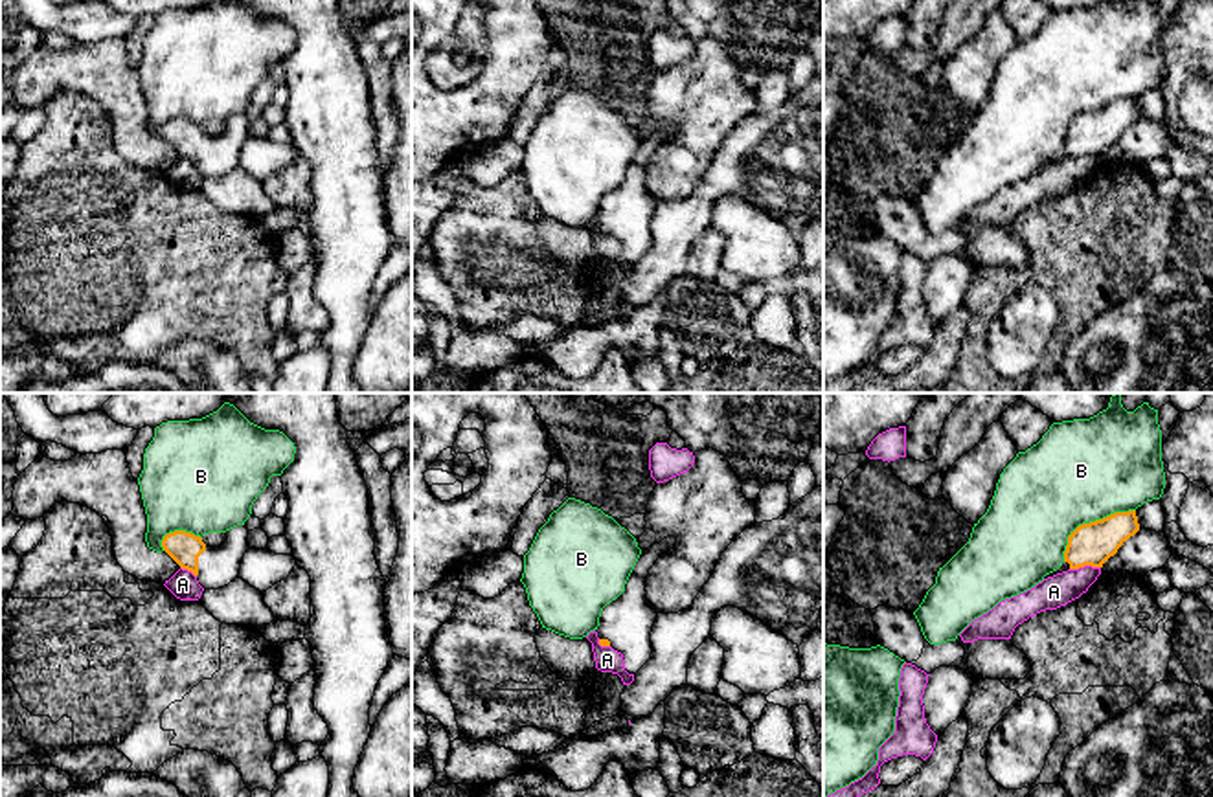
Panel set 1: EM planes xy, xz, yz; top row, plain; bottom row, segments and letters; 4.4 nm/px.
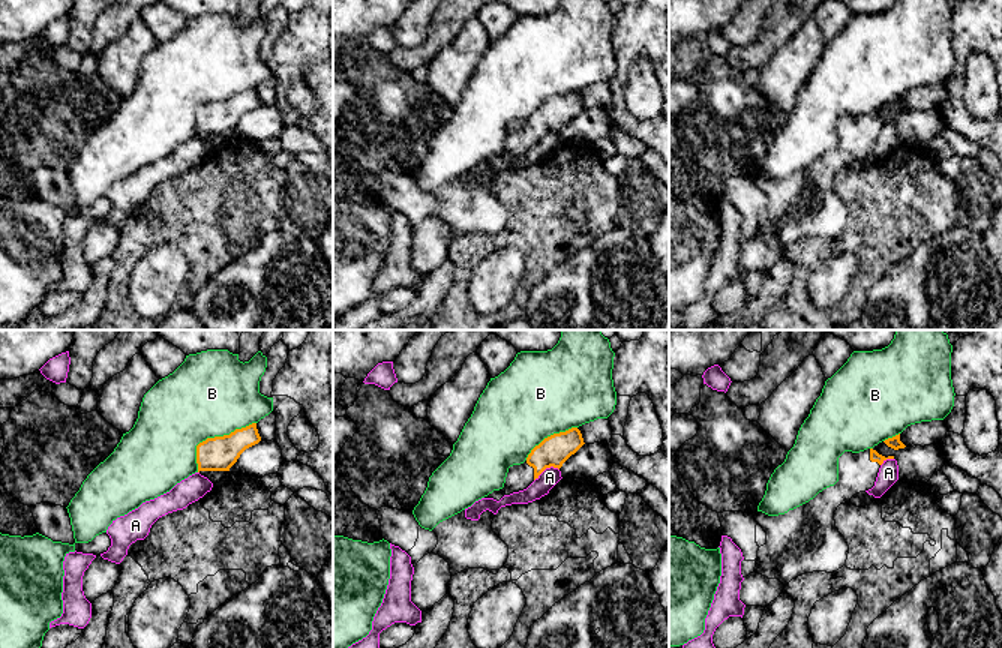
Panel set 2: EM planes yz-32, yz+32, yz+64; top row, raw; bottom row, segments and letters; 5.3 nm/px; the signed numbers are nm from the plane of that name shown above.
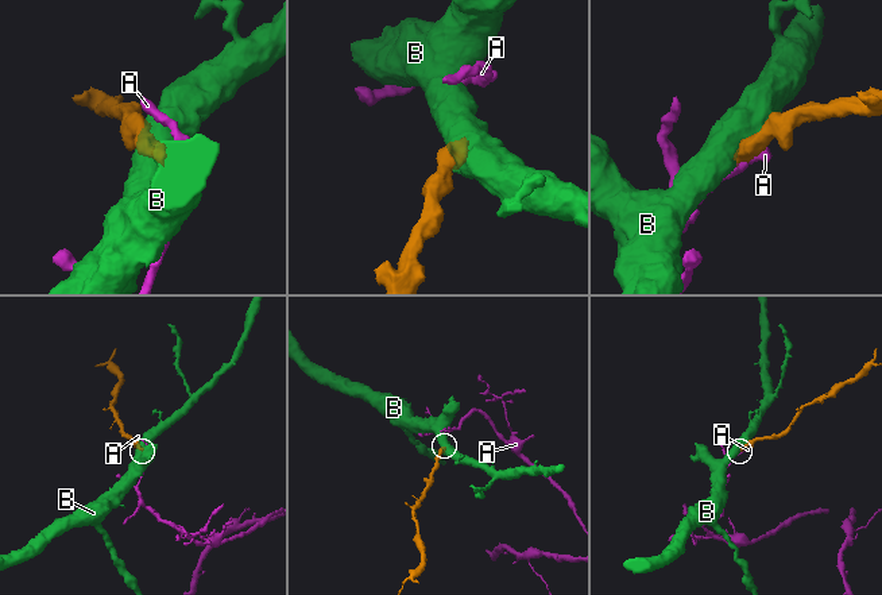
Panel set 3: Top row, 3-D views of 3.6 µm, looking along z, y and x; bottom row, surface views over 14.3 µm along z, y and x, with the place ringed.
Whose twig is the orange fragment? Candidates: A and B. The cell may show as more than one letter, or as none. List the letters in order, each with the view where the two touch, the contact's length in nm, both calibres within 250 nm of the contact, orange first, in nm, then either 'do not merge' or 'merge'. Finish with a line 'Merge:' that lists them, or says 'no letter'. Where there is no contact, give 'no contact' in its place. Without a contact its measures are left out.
A: contact in yz; length 140 nm; calibres 190 and 140 nm; do not merge
B: contact in yz; length 400 nm; calibres 190 and 460 nm; do not merge
Merge: no letter

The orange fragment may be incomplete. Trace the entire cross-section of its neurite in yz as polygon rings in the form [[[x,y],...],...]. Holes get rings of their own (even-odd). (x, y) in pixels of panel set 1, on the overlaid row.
[[[1136,511],[1114,512],[1103,520],[1079,525],[1070,536],[1064,562],[1048,577],[1084,566],[1103,567],[1117,549],[1139,531]]]

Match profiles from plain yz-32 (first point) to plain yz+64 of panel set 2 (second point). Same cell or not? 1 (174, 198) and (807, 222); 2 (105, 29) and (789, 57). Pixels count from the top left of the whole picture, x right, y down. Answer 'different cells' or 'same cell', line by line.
1: different cells
2: different cells

